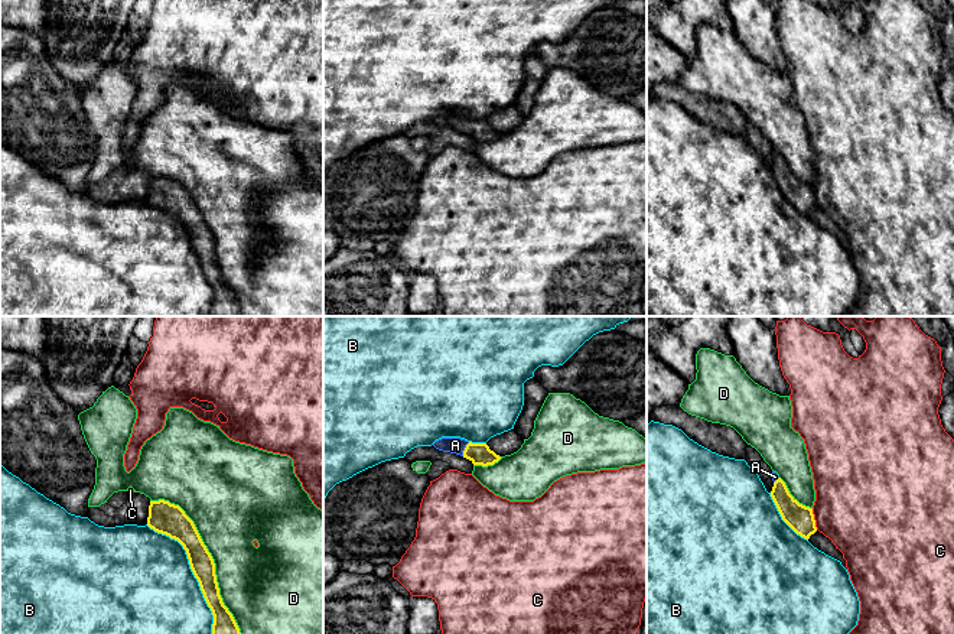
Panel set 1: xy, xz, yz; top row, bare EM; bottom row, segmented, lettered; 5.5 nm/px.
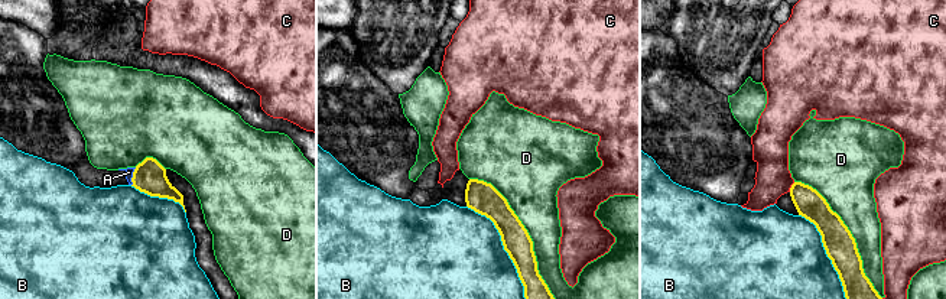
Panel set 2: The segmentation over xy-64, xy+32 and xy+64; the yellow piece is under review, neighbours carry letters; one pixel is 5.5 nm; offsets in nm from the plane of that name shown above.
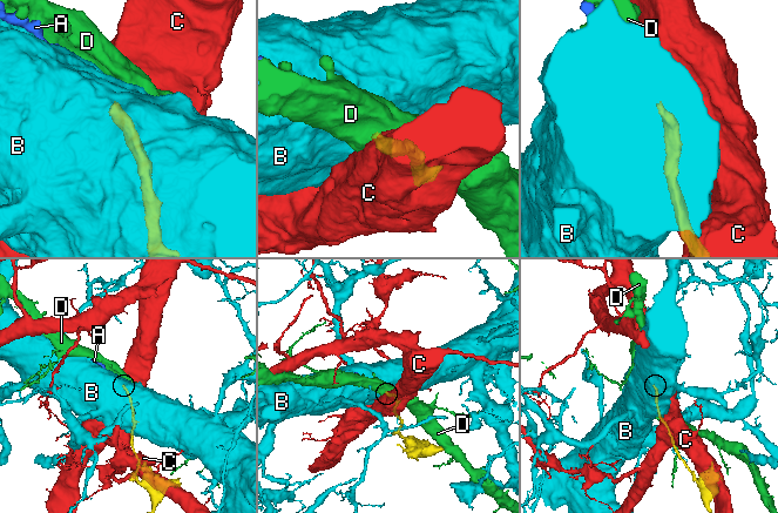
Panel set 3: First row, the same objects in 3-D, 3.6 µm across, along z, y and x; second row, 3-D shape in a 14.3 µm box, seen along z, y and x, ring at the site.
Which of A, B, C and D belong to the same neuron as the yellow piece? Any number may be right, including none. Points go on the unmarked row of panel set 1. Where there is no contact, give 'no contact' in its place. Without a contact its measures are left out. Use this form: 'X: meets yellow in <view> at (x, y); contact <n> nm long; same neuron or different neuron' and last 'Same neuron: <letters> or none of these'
A: meets yellow in xz at (465, 126); contact 90 nm long; same neuron
B: meets yellow in xy at (194, 250); contact 750 nm long; different neuron
C: meets yellow in yz at (813, 195); contact 120 nm long; different neuron
D: meets yellow in xy at (212, 236); contact 950 nm long; different neuron
Same neuron: A

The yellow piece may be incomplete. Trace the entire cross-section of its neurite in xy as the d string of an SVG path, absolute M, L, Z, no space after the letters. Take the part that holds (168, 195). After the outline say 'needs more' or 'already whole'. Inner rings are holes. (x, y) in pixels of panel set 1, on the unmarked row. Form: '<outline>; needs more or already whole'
M150 178L147 202L178 217L186 227L191 246L214 292L212 316L241 316L240 305L224 282L215 251L215 240L193 198L169 178Z; already whole

